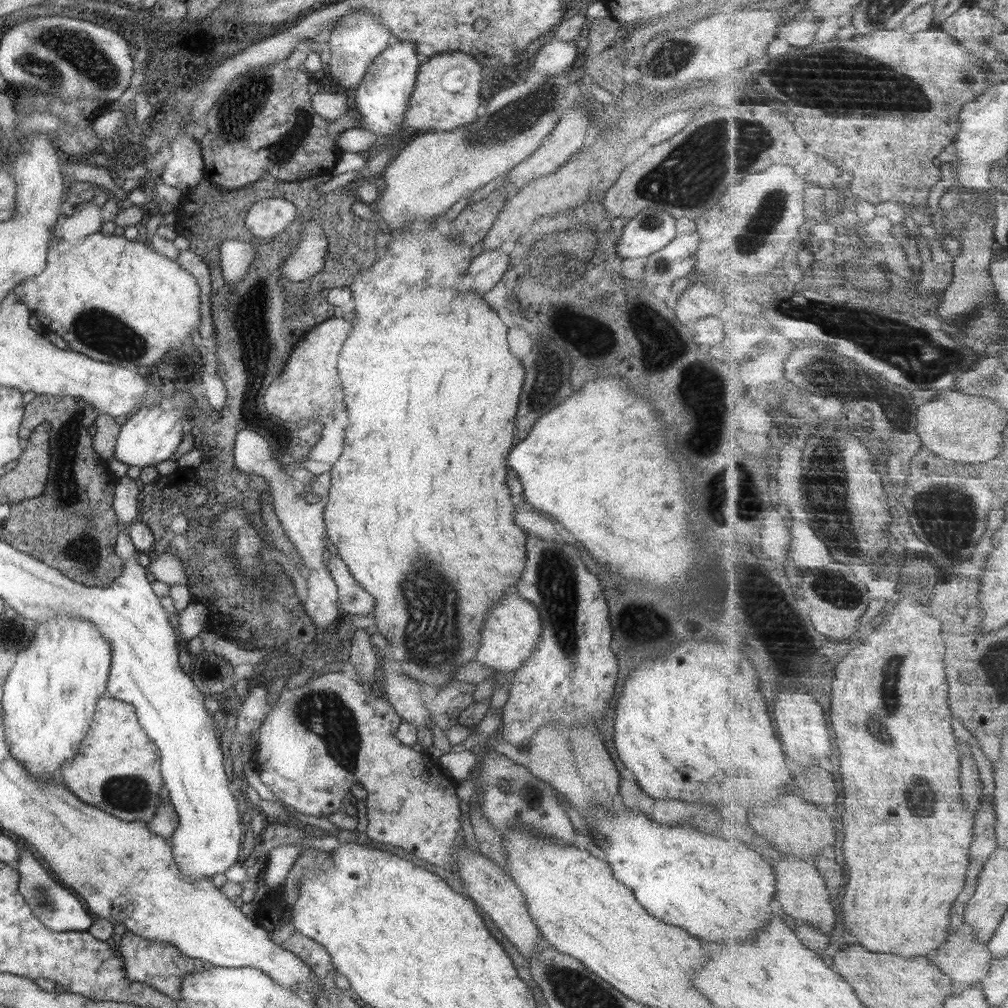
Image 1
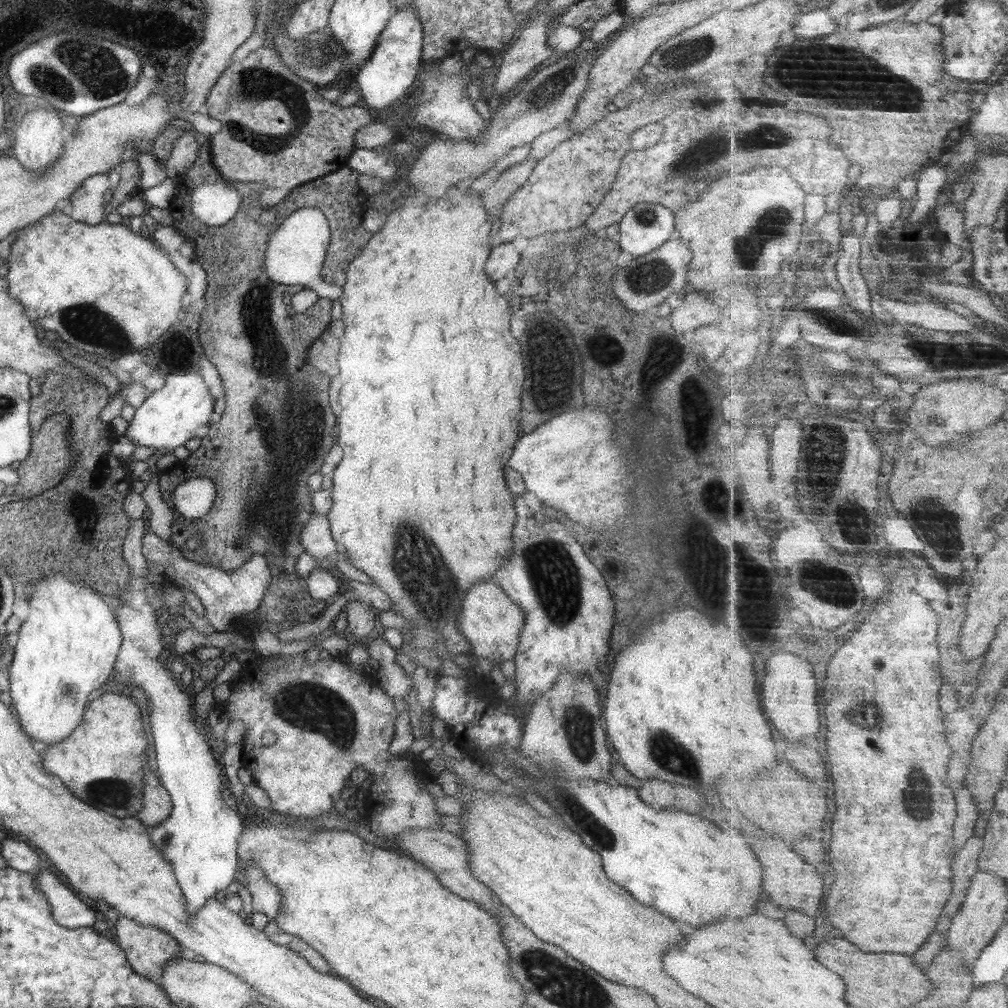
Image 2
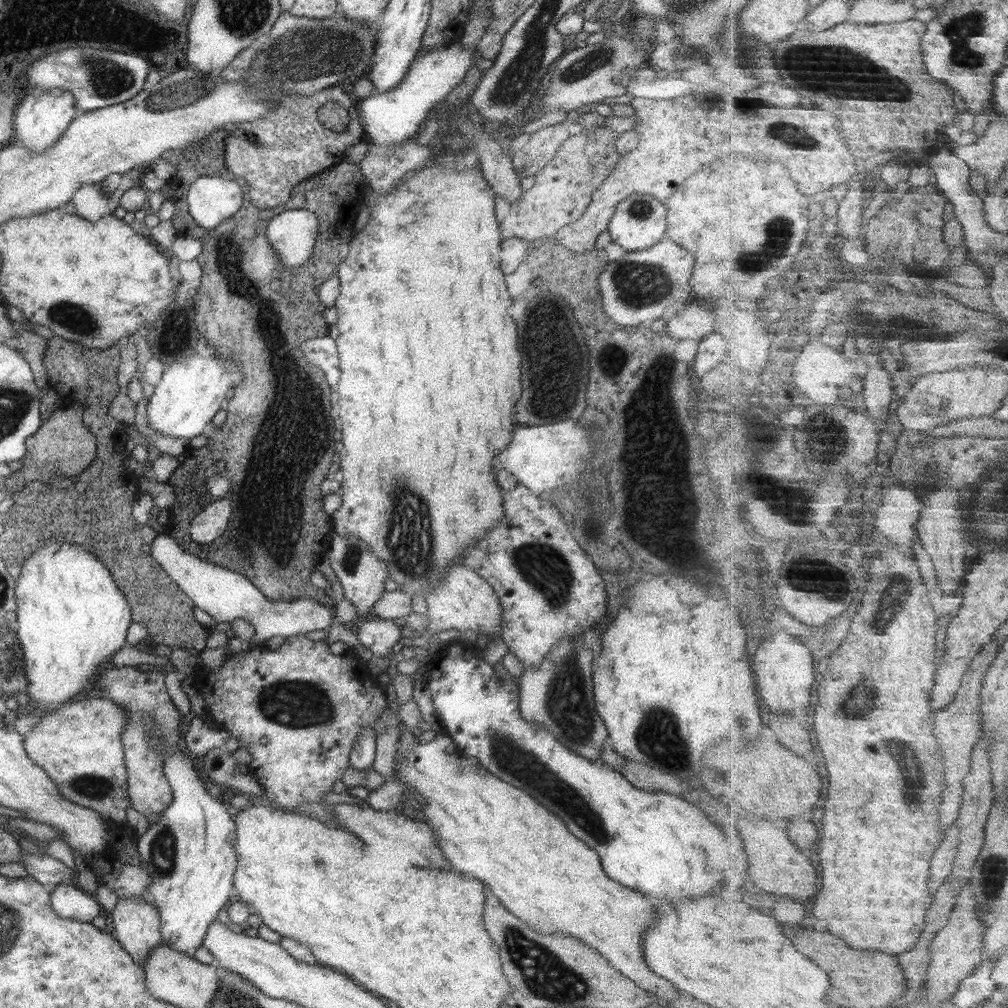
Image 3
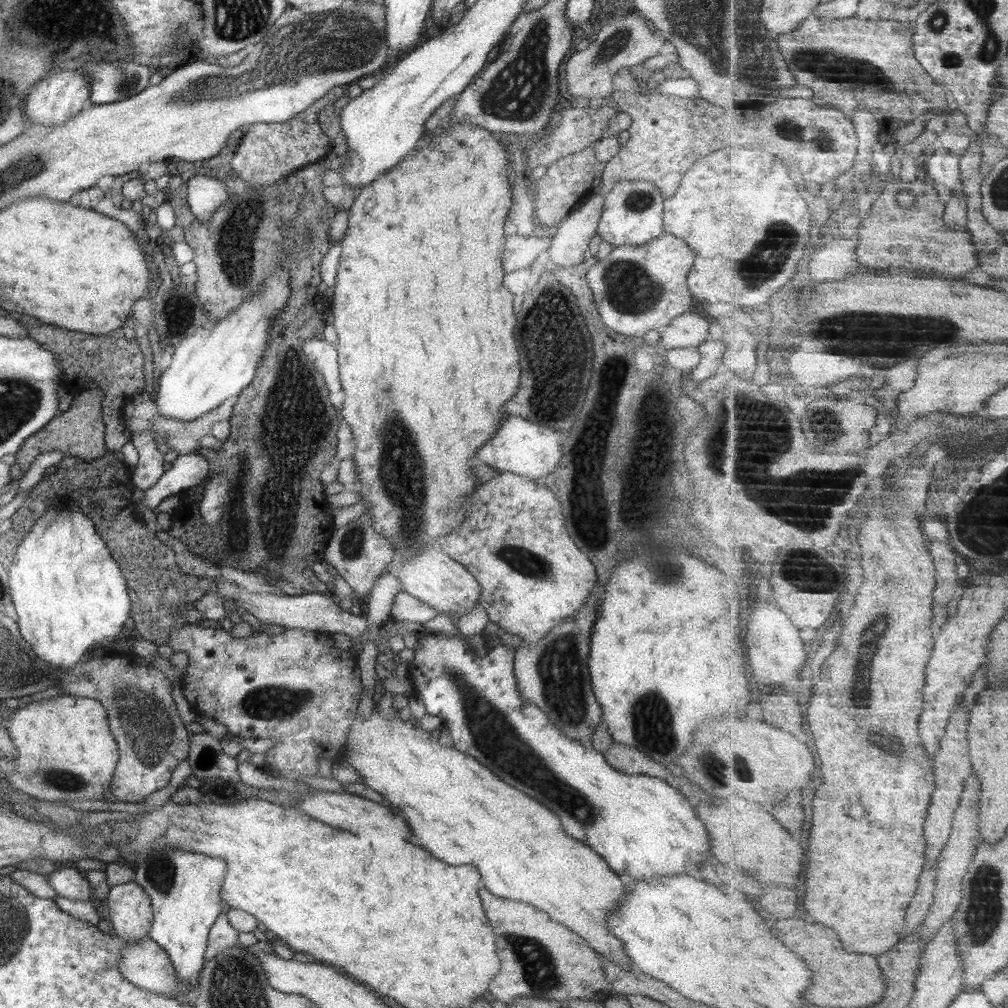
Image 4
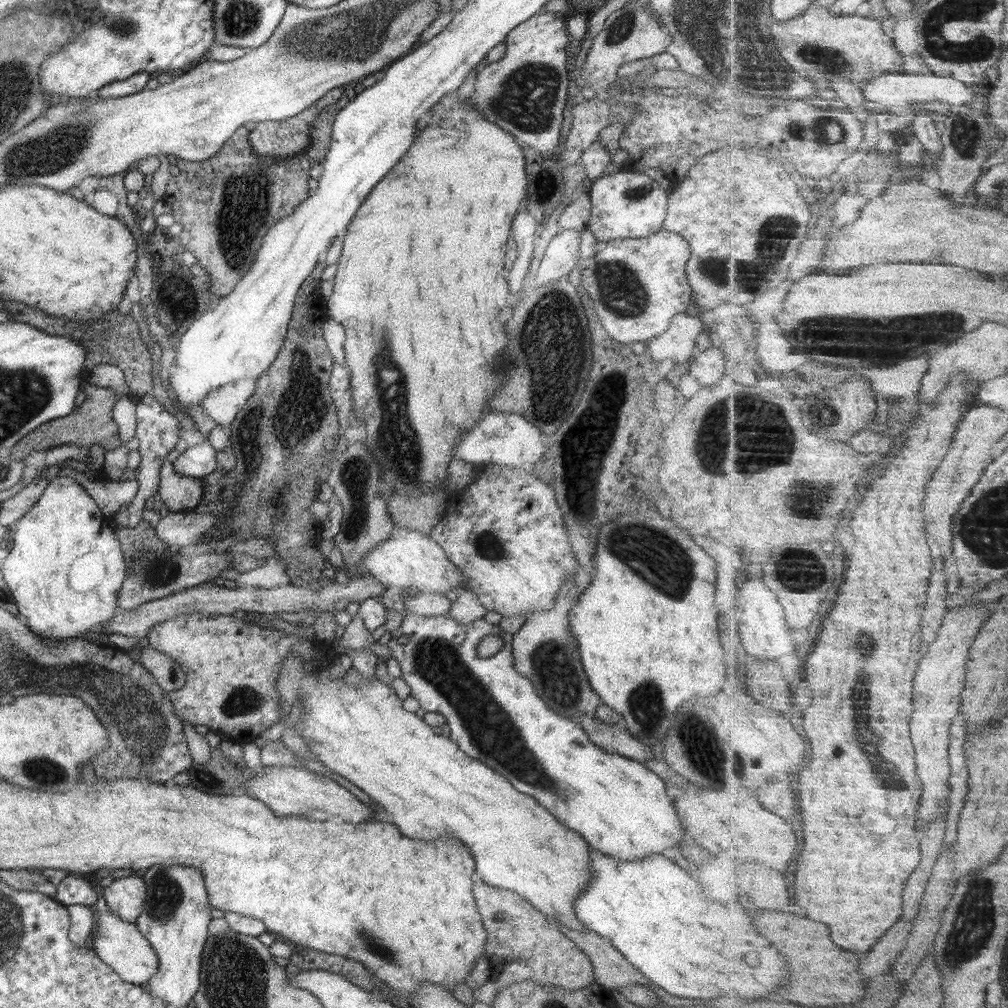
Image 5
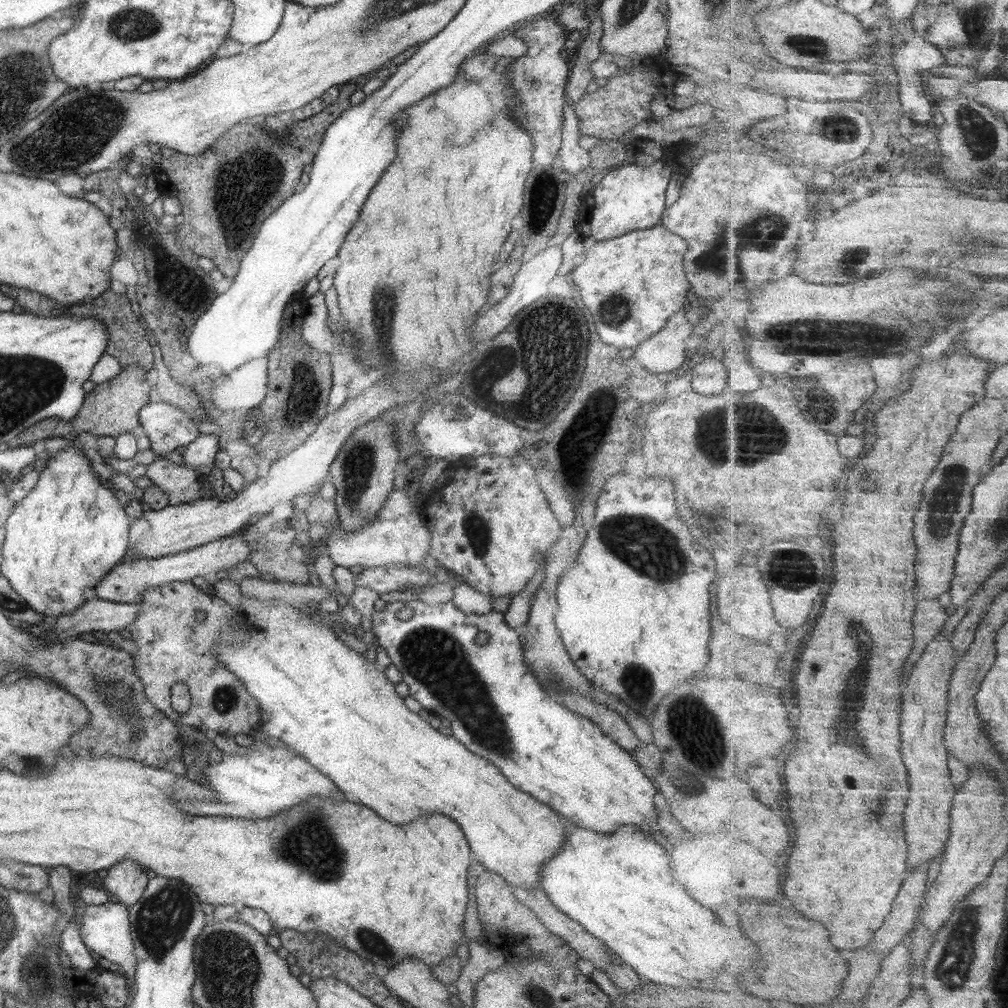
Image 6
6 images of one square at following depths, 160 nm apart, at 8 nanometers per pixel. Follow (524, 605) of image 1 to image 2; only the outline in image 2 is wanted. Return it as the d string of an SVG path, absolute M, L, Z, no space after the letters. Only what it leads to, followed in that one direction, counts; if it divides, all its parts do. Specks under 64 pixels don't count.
M488 580L474 584L465 594L458 616L458 629L467 638L473 656L485 658L494 664L512 660L519 645L520 632L524 625L524 614L498 586Z

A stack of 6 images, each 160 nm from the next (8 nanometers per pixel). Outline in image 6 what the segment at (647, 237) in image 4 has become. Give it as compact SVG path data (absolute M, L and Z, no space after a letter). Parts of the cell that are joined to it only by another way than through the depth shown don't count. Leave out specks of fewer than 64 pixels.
M667 160L656 161L646 168L627 163L610 168L600 182L581 199L576 234L584 236L588 242L595 242L659 225L665 207L663 192L670 172Z

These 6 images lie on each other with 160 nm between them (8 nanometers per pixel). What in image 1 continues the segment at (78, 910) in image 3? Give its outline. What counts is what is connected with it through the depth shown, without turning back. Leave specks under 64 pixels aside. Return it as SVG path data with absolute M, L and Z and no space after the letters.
M22 849L18 852L15 869L17 871L17 892L23 902L29 907L31 914L51 932L83 932L91 926L94 917L91 916L82 901L66 886L59 885L51 875L33 857L33 854Z

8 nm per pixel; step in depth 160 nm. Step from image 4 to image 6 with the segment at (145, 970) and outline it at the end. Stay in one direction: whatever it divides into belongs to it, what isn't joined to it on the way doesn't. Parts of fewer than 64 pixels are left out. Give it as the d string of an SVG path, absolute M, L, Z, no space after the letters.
M112 903L107 906L86 906L81 914L81 925L79 931L83 944L99 954L100 958L105 958L108 963L117 964L122 970L125 979L131 983L135 977L136 956L132 953L133 945L129 932L128 907L121 903Z

